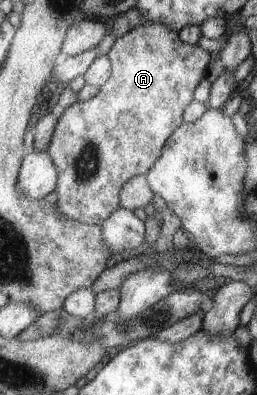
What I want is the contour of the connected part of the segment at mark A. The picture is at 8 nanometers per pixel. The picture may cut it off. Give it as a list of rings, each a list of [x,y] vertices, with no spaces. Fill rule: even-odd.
[[[160,22],[136,25],[117,38],[110,48],[107,55],[112,72],[100,87],[100,92],[94,98],[57,111],[58,122],[46,152],[56,165],[56,172],[59,172],[55,188],[58,195],[56,208],[64,220],[101,226],[104,220],[119,210],[122,186],[130,178],[145,175],[155,166],[167,140],[184,122],[182,112],[194,100],[194,88],[206,76],[210,54],[197,44],[185,43],[178,34]]]

